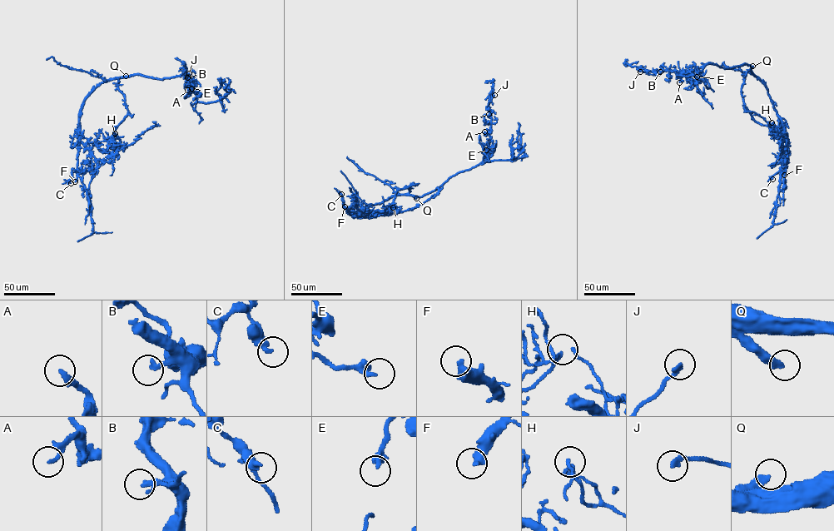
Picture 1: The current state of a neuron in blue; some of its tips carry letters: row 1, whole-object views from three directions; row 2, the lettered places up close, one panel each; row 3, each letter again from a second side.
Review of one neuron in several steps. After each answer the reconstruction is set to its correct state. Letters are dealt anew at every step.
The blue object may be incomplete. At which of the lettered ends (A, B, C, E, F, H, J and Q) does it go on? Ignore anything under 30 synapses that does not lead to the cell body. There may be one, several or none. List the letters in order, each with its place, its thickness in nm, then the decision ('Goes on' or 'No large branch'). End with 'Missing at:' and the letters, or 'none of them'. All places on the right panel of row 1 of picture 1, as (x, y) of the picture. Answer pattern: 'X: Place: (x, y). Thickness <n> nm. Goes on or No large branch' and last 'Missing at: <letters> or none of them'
A: Place: (679, 82). Thickness 200 nm. Goes on
B: Place: (660, 71). Thickness 240 nm. Goes on
C: Place: (772, 179). Thickness 340 nm. No large branch
E: Place: (697, 76). Thickness 320 nm. No large branch
F: Place: (784, 175). Thickness 400 nm. Goes on
H: Place: (771, 122). Thickness 130 nm. No large branch
J: Place: (640, 71). Thickness 240 nm. No large branch
Q: Place: (752, 66). Thickness 360 nm. Goes on
Missing at: A, B, F, Q

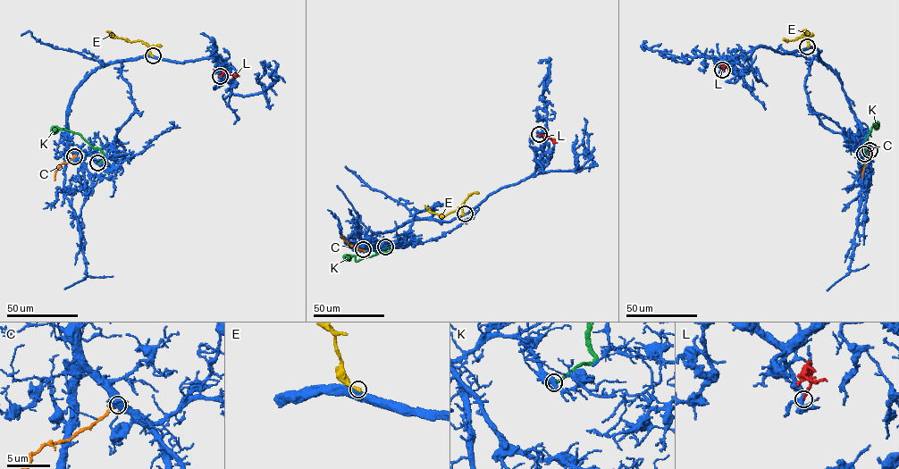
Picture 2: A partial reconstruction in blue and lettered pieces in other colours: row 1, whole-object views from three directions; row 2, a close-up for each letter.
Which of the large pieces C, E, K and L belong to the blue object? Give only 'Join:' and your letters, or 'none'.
Join: none

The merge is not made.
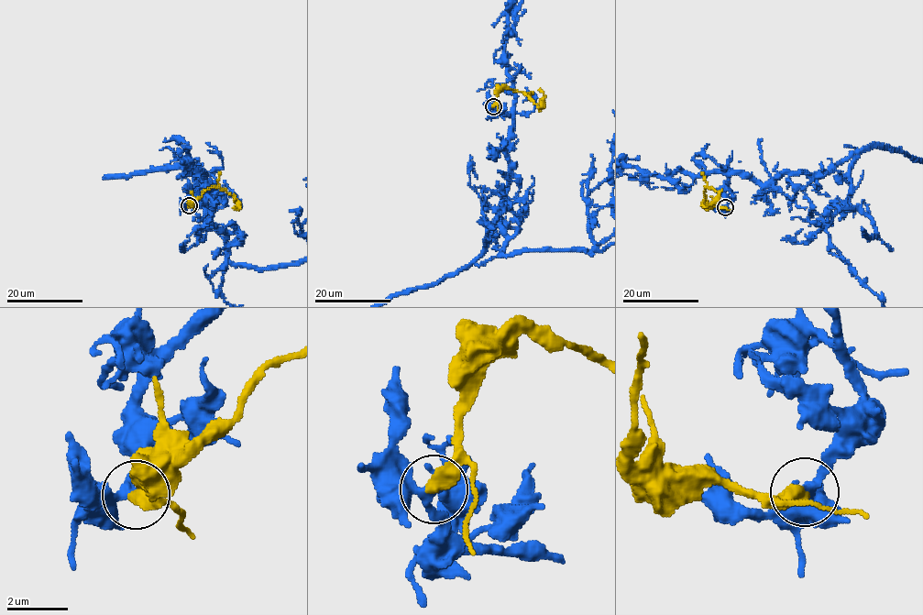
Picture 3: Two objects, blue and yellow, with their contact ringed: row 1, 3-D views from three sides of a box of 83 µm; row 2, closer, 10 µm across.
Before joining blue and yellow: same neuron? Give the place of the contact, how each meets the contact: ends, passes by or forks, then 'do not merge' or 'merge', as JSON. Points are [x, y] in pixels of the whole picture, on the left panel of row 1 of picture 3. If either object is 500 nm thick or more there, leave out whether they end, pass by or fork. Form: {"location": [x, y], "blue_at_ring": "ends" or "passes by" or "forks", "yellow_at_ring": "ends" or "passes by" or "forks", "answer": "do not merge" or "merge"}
{"location": [189, 205], "answer": "merge"}

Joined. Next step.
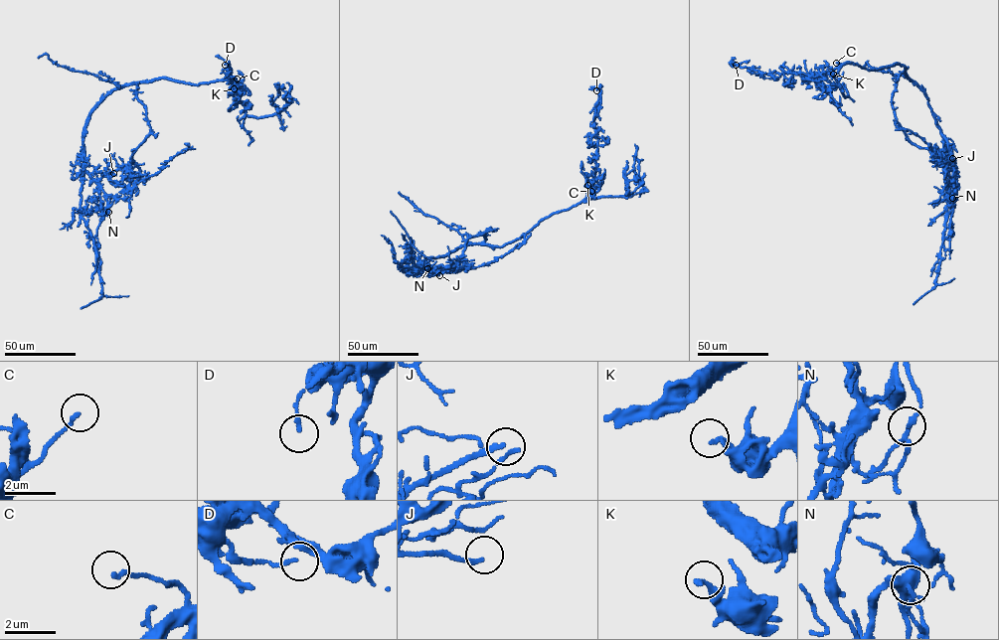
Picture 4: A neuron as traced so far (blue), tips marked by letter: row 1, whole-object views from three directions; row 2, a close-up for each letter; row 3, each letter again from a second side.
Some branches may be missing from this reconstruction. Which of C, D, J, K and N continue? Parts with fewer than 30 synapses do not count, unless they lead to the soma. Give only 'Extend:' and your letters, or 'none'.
Extend: J

